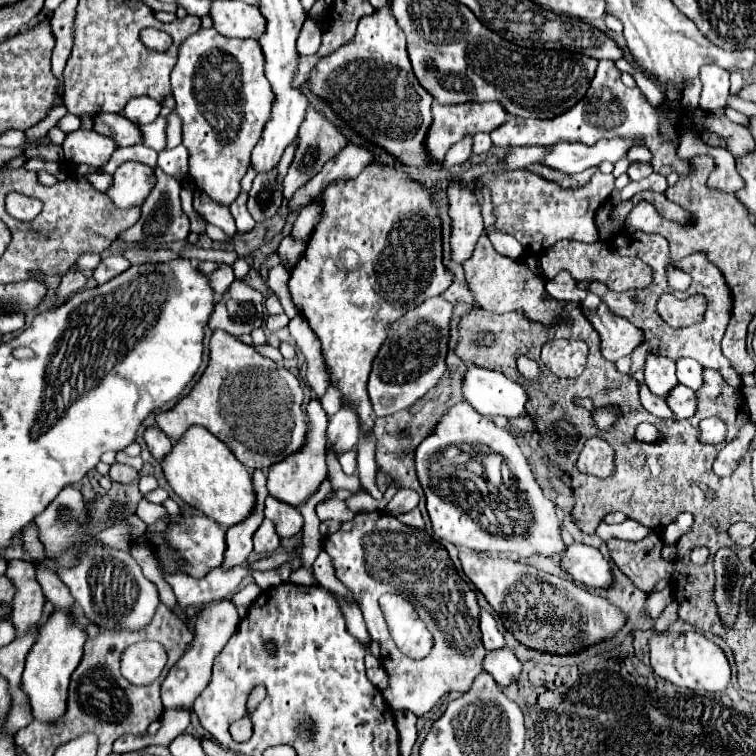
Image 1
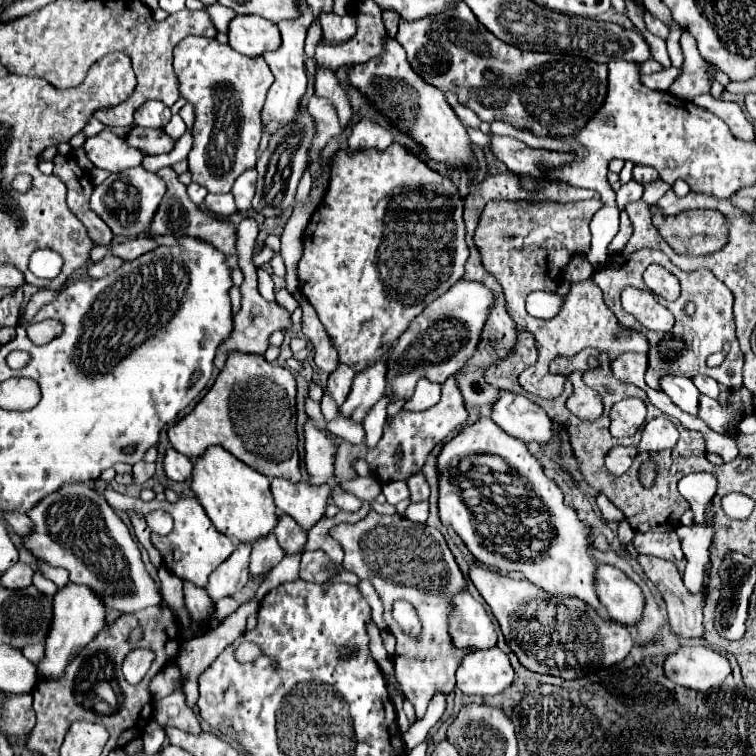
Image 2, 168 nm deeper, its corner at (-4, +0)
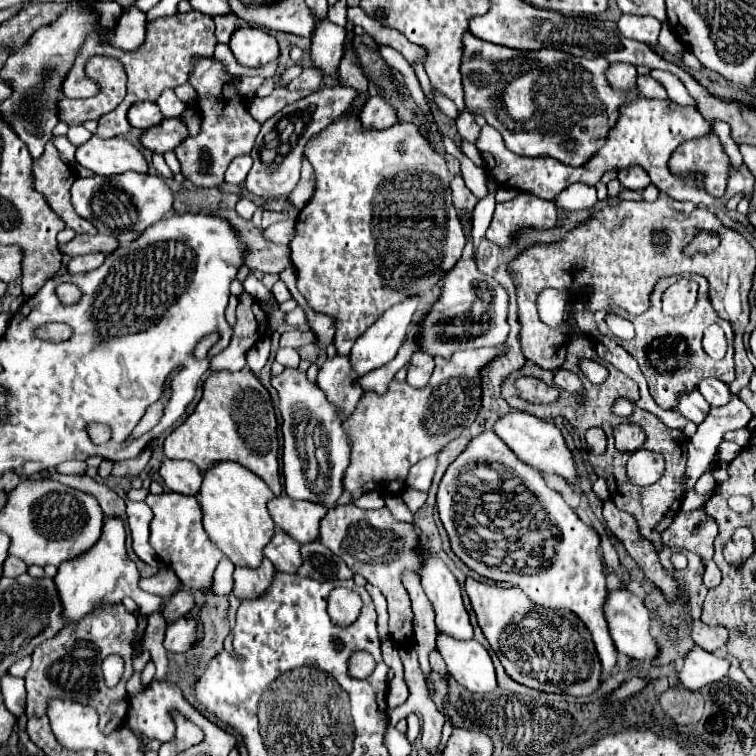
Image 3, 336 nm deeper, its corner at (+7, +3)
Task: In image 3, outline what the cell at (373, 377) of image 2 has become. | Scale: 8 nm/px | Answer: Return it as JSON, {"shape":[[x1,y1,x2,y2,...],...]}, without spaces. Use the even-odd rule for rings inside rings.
{"shape":[[414,296,414,298,404,298,404,302,398,302,396,306,392,306,390,310,386,310,352,346,352,352,350,352,350,360,352,360,352,366,358,374,366,374,374,368,380,368,384,364,388,364,400,350,400,346,404,344,404,338,406,338,406,332,410,328,410,322,414,318,414,314,418,312,418,304,420,304,420,296]]}

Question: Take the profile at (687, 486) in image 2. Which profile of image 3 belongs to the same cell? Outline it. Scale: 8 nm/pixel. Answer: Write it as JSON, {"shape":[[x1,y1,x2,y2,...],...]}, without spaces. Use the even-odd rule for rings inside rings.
{"shape":[[732,396,730,404,712,408,706,420,698,426,698,432,690,438,688,444,688,468,684,474,684,488,692,488,696,480,708,470,712,456,716,452,716,446,722,442,724,432,746,428,752,420,752,412,746,404,738,400,738,396]]}

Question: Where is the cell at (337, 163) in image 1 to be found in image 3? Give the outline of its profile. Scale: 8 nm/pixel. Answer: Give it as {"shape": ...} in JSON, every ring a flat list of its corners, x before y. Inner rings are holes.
{"shape":[[370,96,368,106,364,106,360,114,360,120,364,128,384,130,384,128,394,126,398,122,398,116,396,116,396,108,388,104,382,96]]}

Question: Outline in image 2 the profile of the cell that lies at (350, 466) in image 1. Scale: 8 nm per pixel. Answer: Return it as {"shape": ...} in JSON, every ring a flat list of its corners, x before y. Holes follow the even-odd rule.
{"shape":[[337,417,335,421,327,423,327,429,339,437,343,437,347,443,351,445,359,445,363,439,365,439,365,431,363,431,363,425,357,425,353,423,351,419,345,419,345,417]]}

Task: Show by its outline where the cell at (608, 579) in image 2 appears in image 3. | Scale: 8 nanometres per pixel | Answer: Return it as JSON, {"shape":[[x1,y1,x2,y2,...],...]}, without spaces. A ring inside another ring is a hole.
{"shape":[[614,590,608,594,608,600,604,604,606,620,610,626,610,636,618,648,620,654,636,660,654,660,658,656,658,644,656,638,650,636,650,614,644,606,644,602,632,594,630,590]]}

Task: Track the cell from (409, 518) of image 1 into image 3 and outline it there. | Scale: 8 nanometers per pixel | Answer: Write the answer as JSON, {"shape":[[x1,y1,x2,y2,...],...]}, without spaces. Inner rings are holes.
{"shape":[[406,488,406,490,402,492,402,500,406,502,406,506,408,506,412,512,416,512,418,508,422,508,424,502,426,502,426,498,428,498,428,492,420,492,420,490,414,490,414,488]]}

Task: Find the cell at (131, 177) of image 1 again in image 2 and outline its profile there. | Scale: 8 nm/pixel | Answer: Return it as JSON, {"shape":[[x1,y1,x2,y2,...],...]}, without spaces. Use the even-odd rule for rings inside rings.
{"shape":[[131,167,109,175,91,195,91,209,111,227,115,235,137,235,149,229,151,217,157,211,167,187,157,173,143,167]]}

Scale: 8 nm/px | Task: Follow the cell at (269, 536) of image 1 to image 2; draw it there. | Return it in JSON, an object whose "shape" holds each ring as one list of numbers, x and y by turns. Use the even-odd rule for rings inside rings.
{"shape":[[267,533,263,541,255,541,251,561,249,561,249,571,253,575,259,573,269,573,281,559,285,557,281,545,277,543,277,537,273,533]]}

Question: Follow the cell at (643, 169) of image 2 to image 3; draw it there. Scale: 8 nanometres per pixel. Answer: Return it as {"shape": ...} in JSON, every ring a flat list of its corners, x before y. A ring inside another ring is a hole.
{"shape":[[630,166,630,168,622,168,618,172,618,182,626,190,640,190,642,192,650,184,650,178,648,178,648,174,646,174,644,168]]}

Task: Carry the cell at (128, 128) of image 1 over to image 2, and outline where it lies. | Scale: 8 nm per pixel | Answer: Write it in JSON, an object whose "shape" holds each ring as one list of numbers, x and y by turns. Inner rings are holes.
{"shape":[[133,125,131,131,127,133,125,141,143,151,145,155,161,155,161,153,169,153,175,145,175,141,171,137,165,135,163,129,143,129,139,125]]}

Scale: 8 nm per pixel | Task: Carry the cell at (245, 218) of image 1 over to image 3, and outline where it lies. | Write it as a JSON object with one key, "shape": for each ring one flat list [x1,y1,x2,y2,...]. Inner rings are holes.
{"shape":[[248,154,236,156,236,158,230,162,228,170,226,170,226,182,228,182,228,184,234,184,234,186,242,184,250,168,252,168,252,158,250,158]]}

